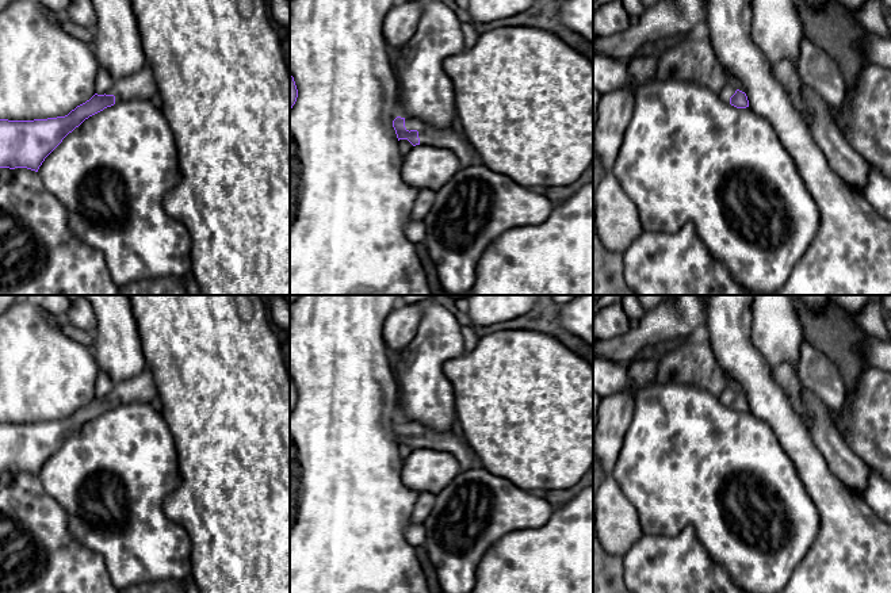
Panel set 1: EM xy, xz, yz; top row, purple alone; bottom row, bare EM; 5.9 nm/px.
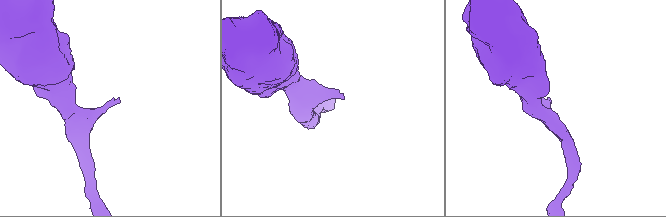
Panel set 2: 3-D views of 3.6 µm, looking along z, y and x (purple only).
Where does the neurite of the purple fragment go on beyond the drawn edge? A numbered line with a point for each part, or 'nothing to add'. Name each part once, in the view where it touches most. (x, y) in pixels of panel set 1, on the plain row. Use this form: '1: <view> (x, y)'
1: xz (447, 442)

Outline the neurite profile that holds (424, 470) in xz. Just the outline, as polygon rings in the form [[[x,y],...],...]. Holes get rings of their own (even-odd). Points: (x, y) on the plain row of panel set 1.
[[[416,448],[404,459],[402,482],[413,491],[437,494],[462,471],[450,452]]]

